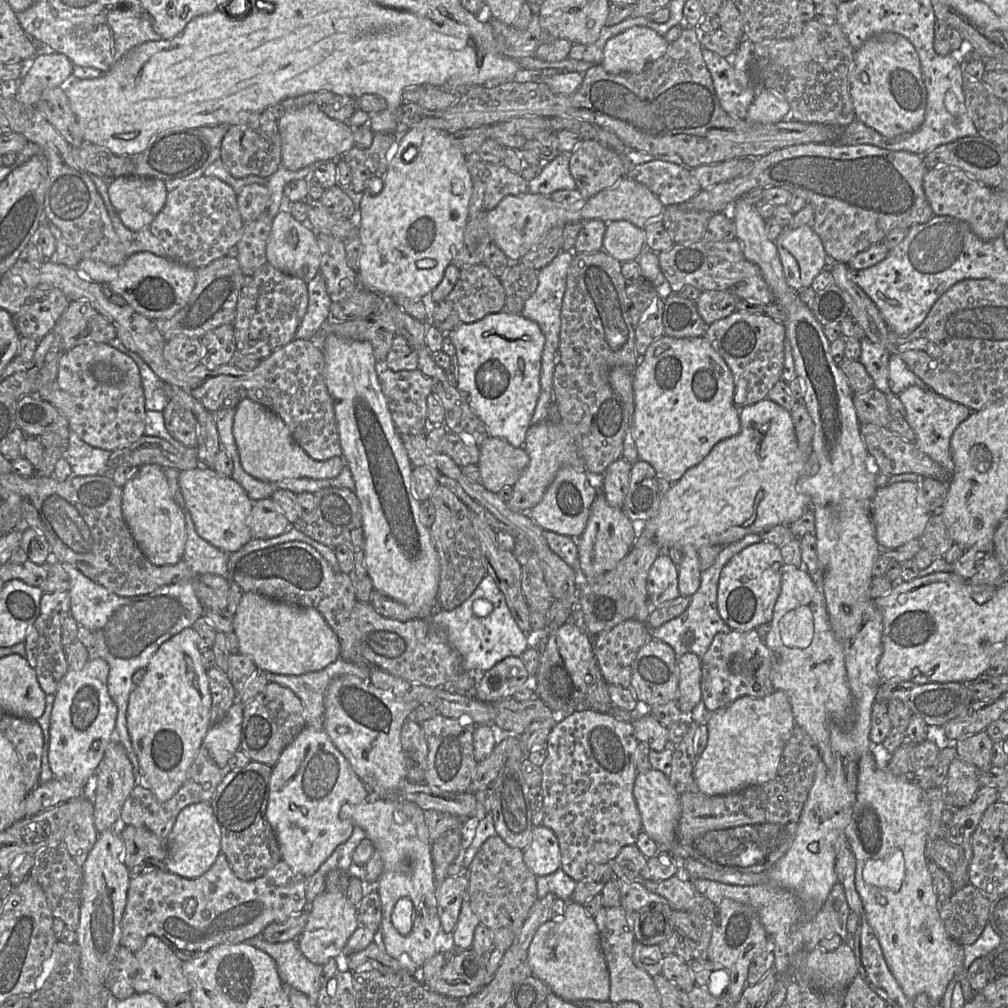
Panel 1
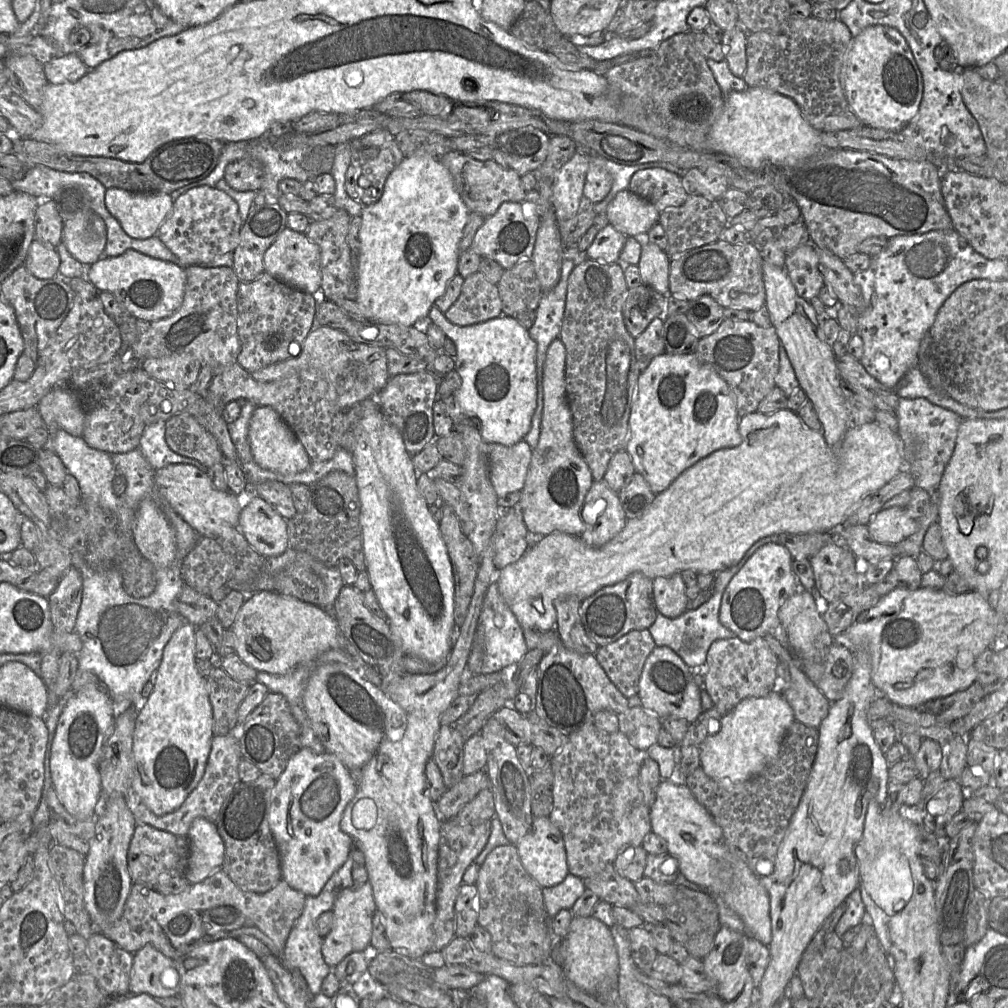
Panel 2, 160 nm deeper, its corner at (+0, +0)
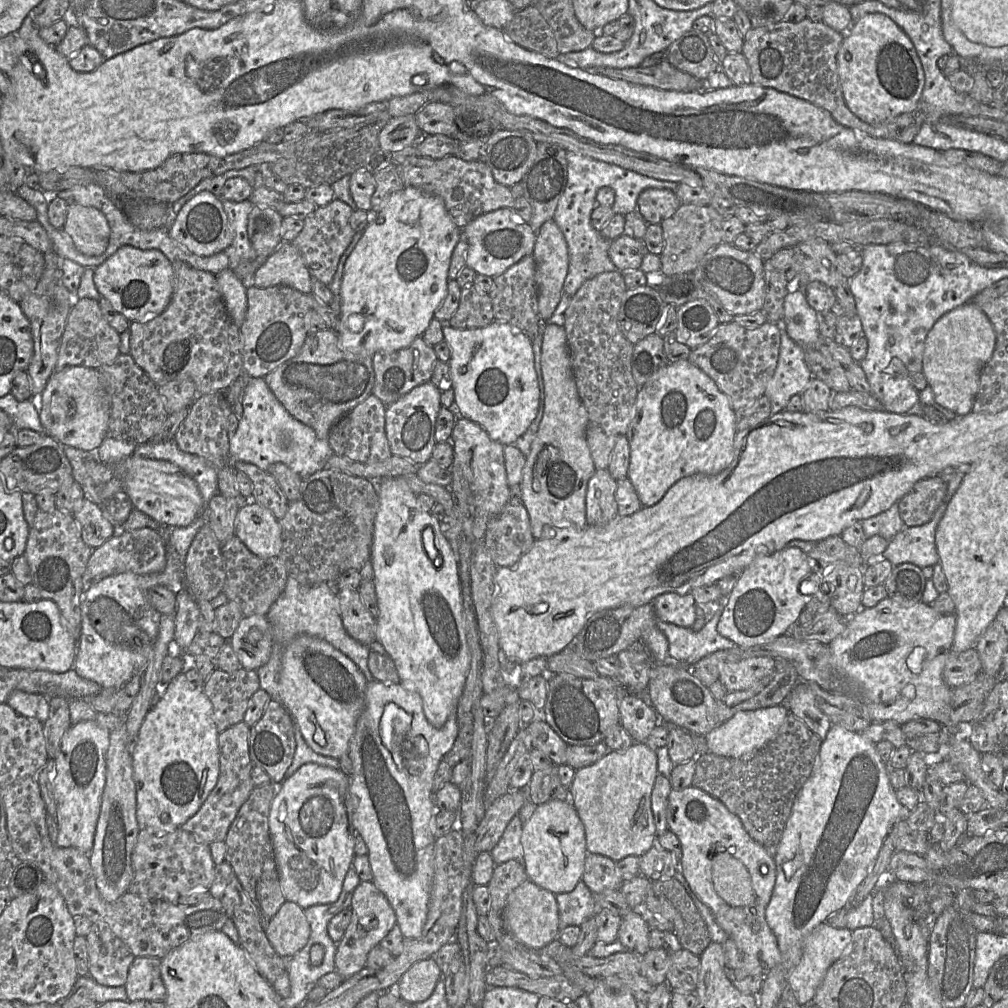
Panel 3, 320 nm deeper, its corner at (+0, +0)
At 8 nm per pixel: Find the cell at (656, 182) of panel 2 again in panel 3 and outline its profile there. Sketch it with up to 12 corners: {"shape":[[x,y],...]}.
{"shape":[[648,188],[637,210],[661,224],[681,205],[670,189]]}

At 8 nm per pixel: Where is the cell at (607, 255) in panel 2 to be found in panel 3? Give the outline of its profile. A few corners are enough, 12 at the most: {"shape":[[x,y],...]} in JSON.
{"shape":[[625,234],[611,241],[616,271],[640,269],[649,253],[642,240]]}

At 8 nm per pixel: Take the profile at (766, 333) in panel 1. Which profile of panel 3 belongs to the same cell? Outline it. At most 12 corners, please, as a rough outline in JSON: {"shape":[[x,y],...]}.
{"shape":[[719,324],[688,361],[736,412],[765,393],[780,332]]}

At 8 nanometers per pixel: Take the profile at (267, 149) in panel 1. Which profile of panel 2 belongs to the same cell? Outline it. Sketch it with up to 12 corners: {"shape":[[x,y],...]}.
{"shape":[[229,163],[224,179],[236,191],[261,190],[263,166]]}

